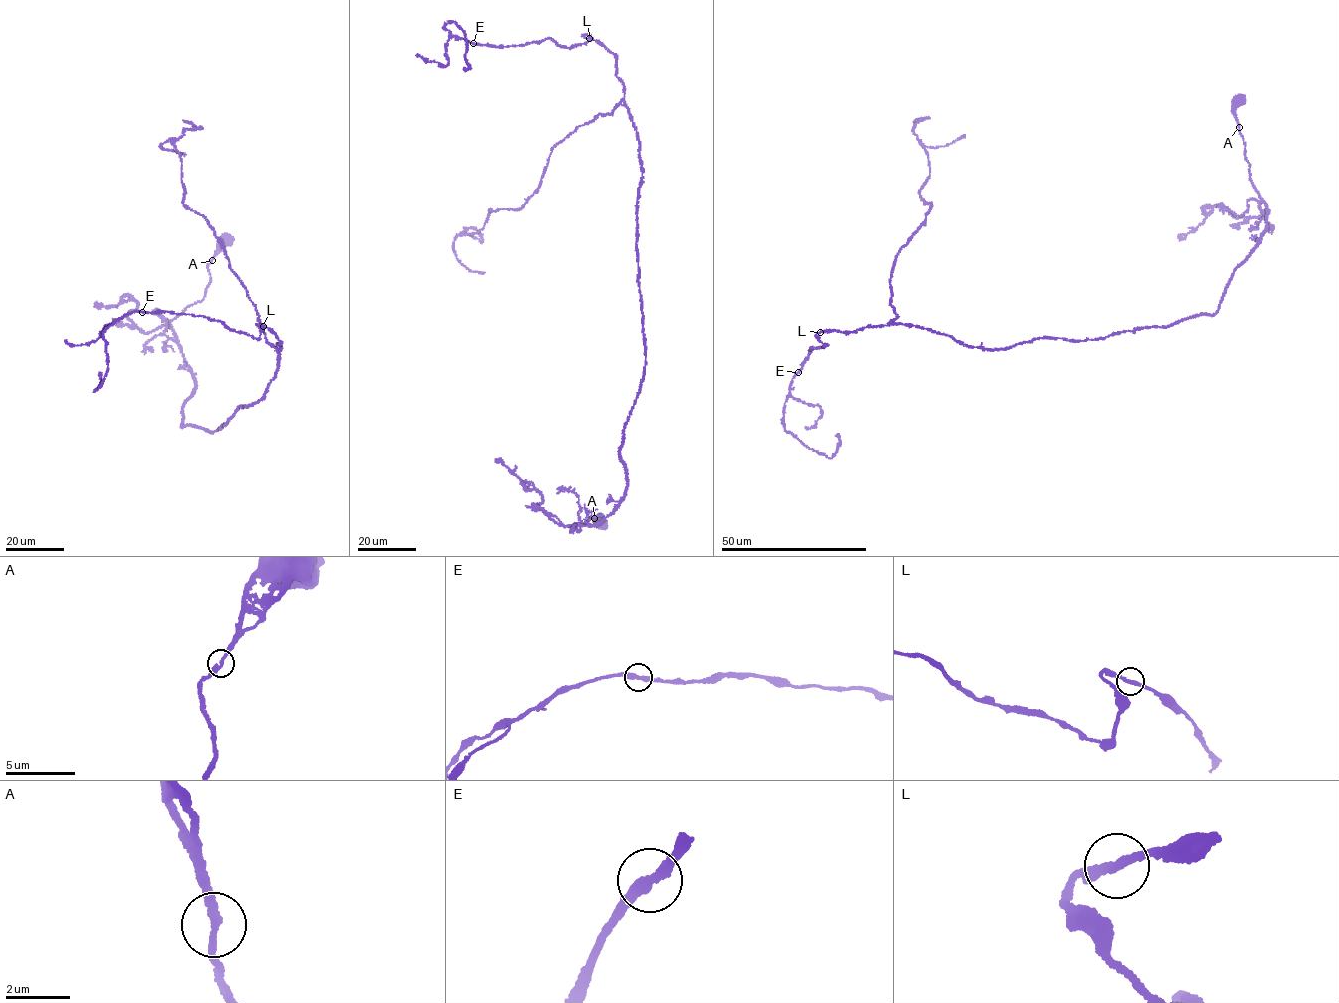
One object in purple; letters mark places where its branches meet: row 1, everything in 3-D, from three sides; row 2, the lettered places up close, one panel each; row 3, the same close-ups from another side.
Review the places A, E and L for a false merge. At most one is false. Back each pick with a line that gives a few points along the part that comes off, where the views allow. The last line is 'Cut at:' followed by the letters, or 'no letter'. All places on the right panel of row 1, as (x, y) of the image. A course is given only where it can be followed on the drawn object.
Cut at: no letter

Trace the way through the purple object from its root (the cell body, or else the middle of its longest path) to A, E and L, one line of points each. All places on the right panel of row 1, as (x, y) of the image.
A: (1239, 101), (1235, 116), (1239, 127)
E: (1239, 101), (1267, 224), (1214, 314), (998, 349), (907, 324), (823, 331), (826, 345), (798, 372)
L: (1239, 101), (1235, 116), (1267, 224), (1214, 314), (1102, 338), (1044, 336), (998, 349), (907, 324), (820, 332)

